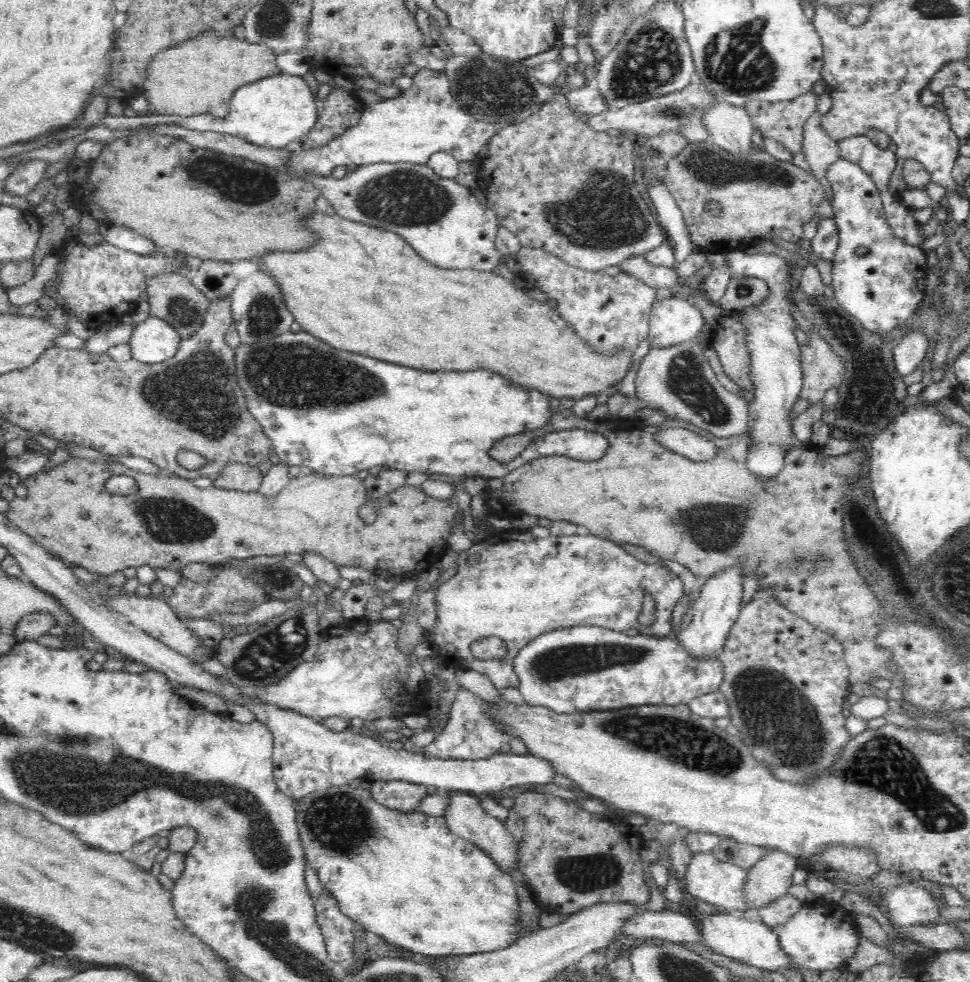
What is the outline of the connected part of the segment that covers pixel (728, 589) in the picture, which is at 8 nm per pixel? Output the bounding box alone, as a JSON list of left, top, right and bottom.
[675,566,746,658]

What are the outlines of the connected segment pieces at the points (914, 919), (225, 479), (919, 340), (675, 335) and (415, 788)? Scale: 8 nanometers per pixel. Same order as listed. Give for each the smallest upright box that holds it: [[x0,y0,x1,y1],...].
[[881,883,939,930],[213,461,263,492],[893,327,932,376],[649,298,705,346],[369,780,429,813]]

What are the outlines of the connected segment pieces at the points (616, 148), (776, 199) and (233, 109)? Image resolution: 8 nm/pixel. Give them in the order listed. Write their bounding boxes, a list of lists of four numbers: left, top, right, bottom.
[[477,95,665,271],[663,140,826,252],[156,73,317,149]]

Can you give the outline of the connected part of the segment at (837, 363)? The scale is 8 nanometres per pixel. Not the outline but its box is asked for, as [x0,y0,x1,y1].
[800,331,844,406]

